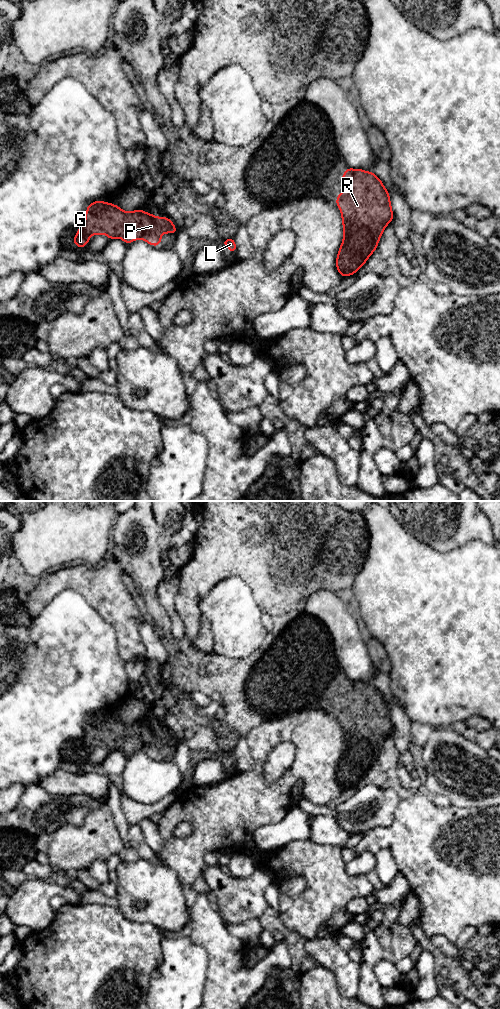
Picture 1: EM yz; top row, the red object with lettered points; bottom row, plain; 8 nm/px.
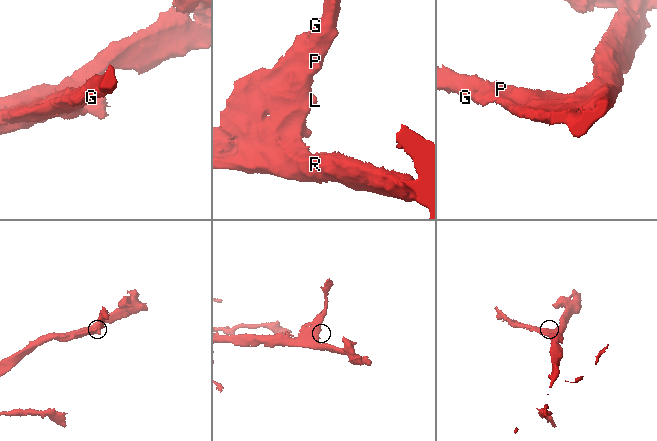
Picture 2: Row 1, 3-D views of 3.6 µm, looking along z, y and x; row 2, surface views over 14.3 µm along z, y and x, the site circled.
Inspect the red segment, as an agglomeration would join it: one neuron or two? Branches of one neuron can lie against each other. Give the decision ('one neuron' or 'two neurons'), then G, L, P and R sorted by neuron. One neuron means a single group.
one neuron; G L P R

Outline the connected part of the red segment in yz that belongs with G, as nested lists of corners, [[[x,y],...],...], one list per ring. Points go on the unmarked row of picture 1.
[[[99,712],[88,717],[85,734],[78,740],[73,755],[84,760],[91,752],[89,747],[106,746],[109,752],[121,750],[126,756],[143,751],[152,758],[159,758],[163,745],[177,745],[169,730],[157,730],[142,721],[125,724],[117,717]]]

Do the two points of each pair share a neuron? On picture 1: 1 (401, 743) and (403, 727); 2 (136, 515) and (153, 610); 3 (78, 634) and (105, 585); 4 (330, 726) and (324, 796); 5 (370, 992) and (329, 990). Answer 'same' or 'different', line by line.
1: same
2: same
3: different
4: same
5: different

